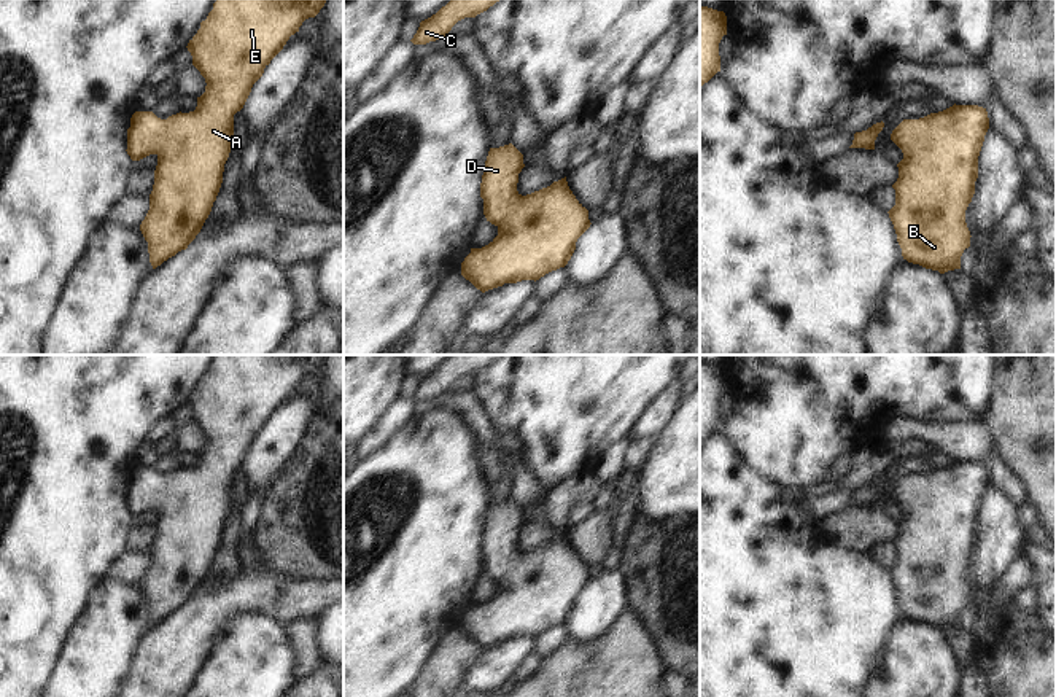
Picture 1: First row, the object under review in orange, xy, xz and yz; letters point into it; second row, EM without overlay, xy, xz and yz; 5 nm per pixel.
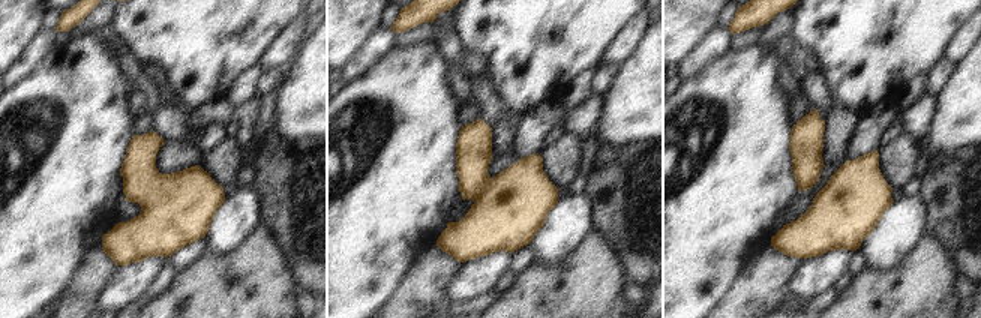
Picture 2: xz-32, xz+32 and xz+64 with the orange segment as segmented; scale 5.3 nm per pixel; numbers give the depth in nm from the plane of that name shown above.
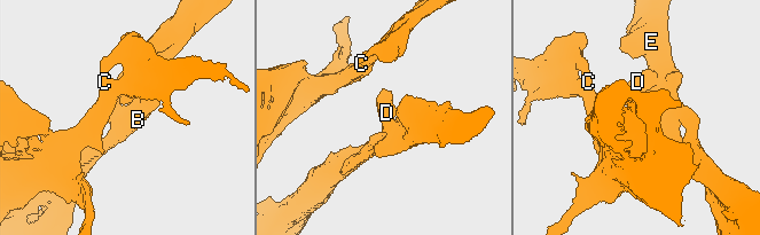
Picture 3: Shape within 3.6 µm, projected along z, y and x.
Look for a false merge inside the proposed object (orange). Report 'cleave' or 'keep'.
keep

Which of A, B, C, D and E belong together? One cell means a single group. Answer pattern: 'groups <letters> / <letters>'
groups A B C D E

